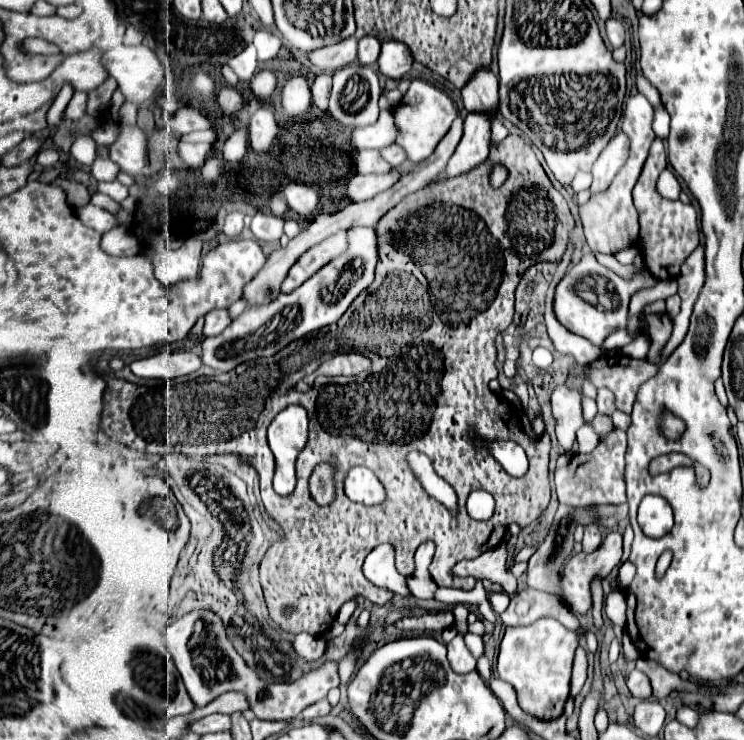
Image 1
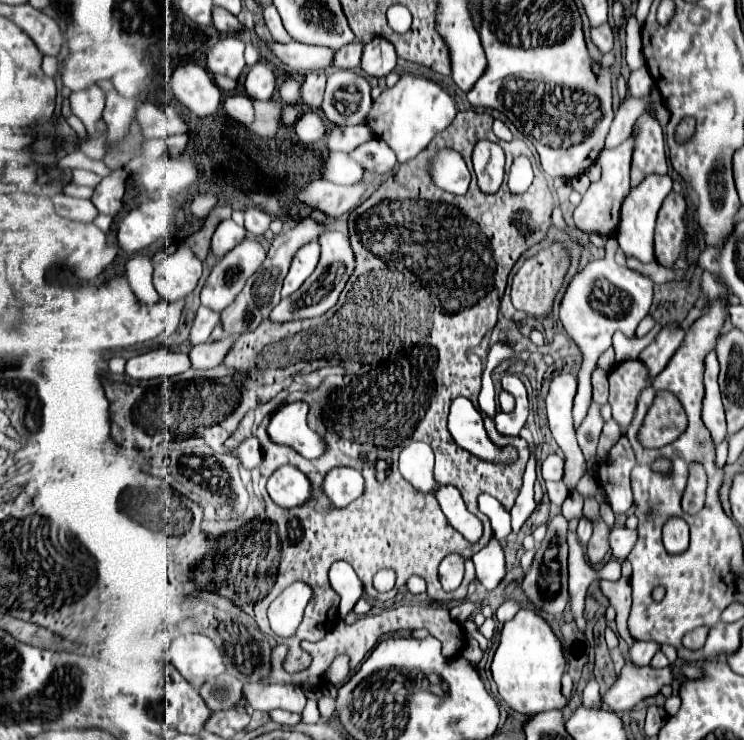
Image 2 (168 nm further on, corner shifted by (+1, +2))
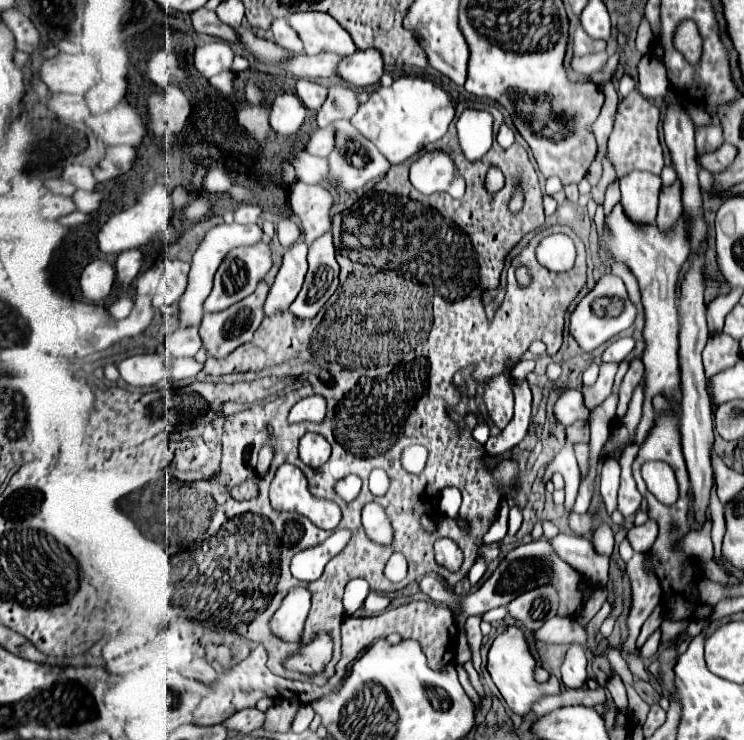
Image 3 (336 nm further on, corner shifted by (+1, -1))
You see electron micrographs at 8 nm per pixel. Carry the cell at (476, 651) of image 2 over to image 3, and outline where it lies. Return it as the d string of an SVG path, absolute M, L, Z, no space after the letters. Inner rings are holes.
M457 664L456 669L458 670L458 678L460 680L460 683L462 684L462 687L464 688L464 690L466 690L466 693L470 696L470 698L472 698L472 701L474 702L476 709L480 710L480 698L474 690L474 688L472 687L472 685L470 684L468 673L464 669L463 664Z

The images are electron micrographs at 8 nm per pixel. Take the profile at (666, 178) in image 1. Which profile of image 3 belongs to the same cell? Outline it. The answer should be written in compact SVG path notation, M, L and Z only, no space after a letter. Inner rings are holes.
M632 172L620 178L624 214L638 226L654 224L662 180L650 172Z

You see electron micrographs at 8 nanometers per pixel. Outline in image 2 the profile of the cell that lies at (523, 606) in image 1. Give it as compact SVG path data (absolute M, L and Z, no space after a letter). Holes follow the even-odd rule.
M506 599L498 609L496 609L496 619L498 621L510 621L516 613L518 613L518 609L520 609L520 605L518 605L518 601L514 601L514 599Z

